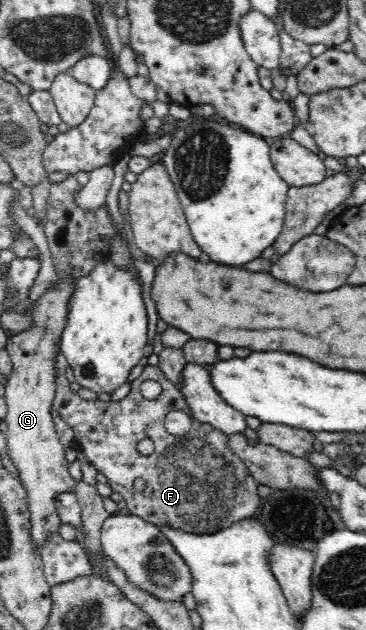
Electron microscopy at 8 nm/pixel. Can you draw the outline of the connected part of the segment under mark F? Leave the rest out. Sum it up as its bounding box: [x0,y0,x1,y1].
[53,352,260,534]

